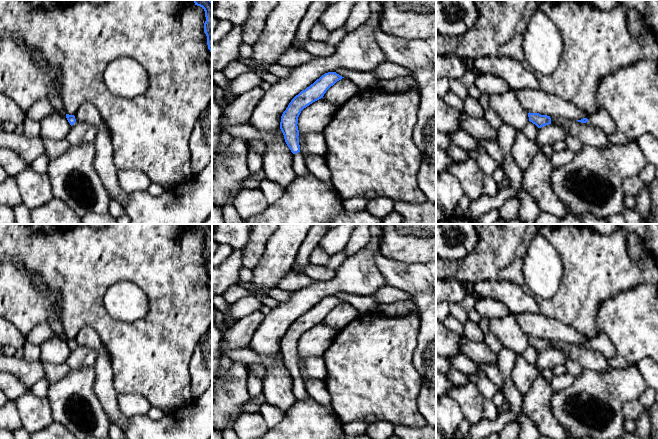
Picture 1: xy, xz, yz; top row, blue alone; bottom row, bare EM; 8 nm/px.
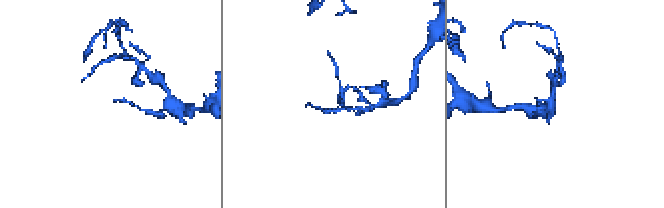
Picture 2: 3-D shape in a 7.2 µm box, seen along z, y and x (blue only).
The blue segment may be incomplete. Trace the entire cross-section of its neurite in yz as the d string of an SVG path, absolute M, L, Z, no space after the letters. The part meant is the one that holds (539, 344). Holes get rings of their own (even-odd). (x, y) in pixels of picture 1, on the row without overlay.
M528 337L529 345L535 348L538 352L551 348L551 342L547 339L539 337Z

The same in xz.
M336 296L325 297L313 308L296 319L281 340L280 353L287 370L294 378L292 392L297 401L305 401L309 397L305 382L300 376L299 354L297 350L298 341L304 332L323 322L326 315L342 302L344 301Z

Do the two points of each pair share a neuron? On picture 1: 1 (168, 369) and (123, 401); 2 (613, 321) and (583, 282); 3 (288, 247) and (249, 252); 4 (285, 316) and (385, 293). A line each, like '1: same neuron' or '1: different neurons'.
1: different neurons
2: different neurons
3: different neurons
4: different neurons

